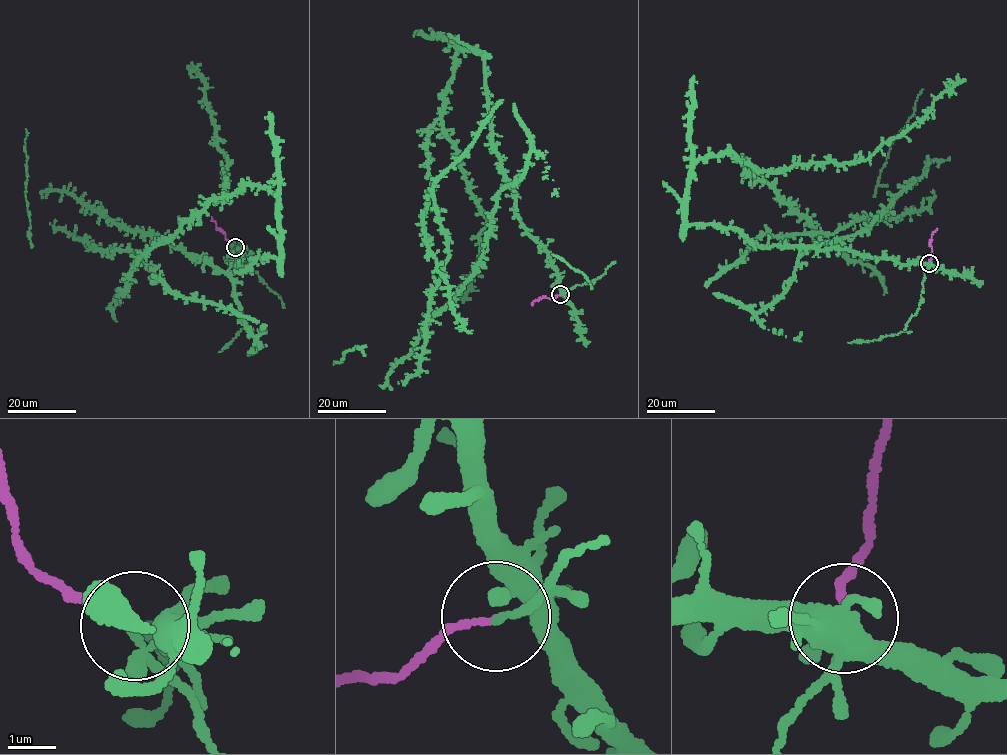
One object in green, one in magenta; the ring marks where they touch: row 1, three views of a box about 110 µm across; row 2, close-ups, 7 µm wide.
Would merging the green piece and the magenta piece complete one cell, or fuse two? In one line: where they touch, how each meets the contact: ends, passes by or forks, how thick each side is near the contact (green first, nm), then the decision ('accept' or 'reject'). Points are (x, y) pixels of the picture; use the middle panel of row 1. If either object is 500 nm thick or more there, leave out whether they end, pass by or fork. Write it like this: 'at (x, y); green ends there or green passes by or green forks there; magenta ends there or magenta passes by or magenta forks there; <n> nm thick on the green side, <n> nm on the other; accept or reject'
at (560, 294); green ends there; magenta ends there; 140 nm thick on the green side, 130 nm on the other; accept

